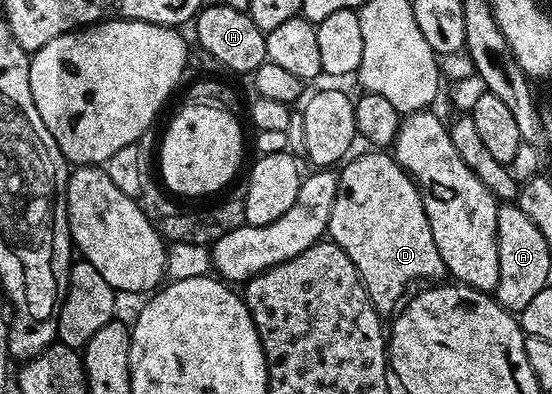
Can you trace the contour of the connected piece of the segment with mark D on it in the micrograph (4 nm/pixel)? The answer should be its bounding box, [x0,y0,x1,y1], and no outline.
[328,151,447,314]

